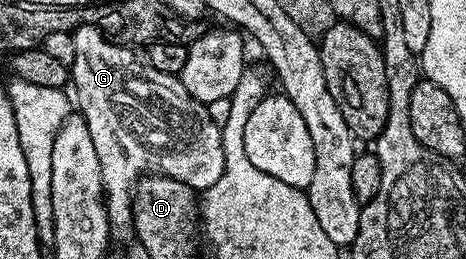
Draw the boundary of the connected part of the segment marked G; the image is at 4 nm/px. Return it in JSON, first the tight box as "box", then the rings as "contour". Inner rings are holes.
{"box":[71,26,225,242],"contour":[[[82,26],[72,32],[73,41],[75,42],[75,58],[71,65],[71,88],[77,91],[77,100],[75,96],[75,104],[79,107],[79,115],[87,122],[87,130],[91,134],[91,142],[95,142],[95,154],[99,154],[99,166],[101,167],[101,186],[105,193],[105,209],[107,210],[107,218],[109,219],[109,235],[114,241],[125,240],[129,242],[134,239],[133,231],[133,190],[137,186],[140,178],[146,174],[155,174],[170,176],[178,179],[179,182],[186,183],[187,186],[194,190],[204,190],[215,186],[215,182],[219,182],[219,178],[223,174],[223,166],[225,165],[223,138],[221,137],[222,125],[213,121],[213,116],[208,107],[200,104],[198,100],[183,86],[183,82],[178,77],[171,74],[163,74],[163,70],[155,70],[155,66],[149,64],[148,59],[144,55],[141,56],[140,51],[134,50],[132,47],[115,44],[104,36],[95,26]]]}

